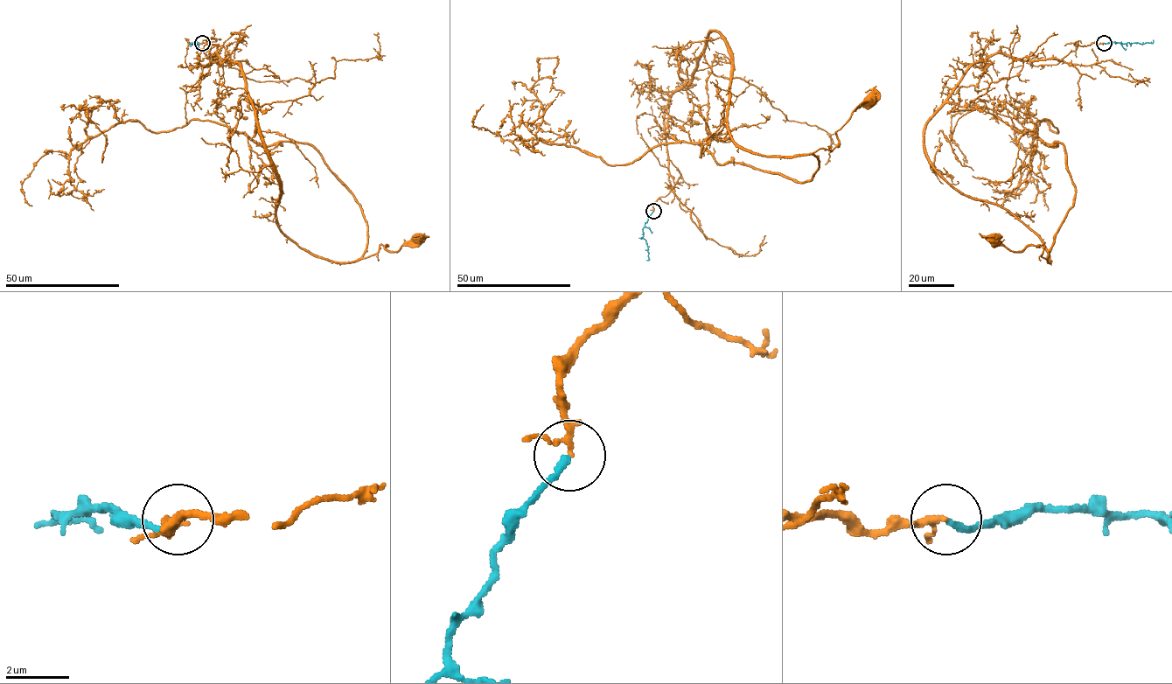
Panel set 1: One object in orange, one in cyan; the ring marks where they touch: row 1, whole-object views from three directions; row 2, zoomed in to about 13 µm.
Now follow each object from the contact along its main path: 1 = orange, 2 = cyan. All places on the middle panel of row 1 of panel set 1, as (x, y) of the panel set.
1: (653, 211), (680, 176), (668, 99), (712, 31), (731, 58), (727, 131), (751, 152), (830, 151), (870, 102)
2: (653, 211), (642, 229), (648, 247), (646, 260)

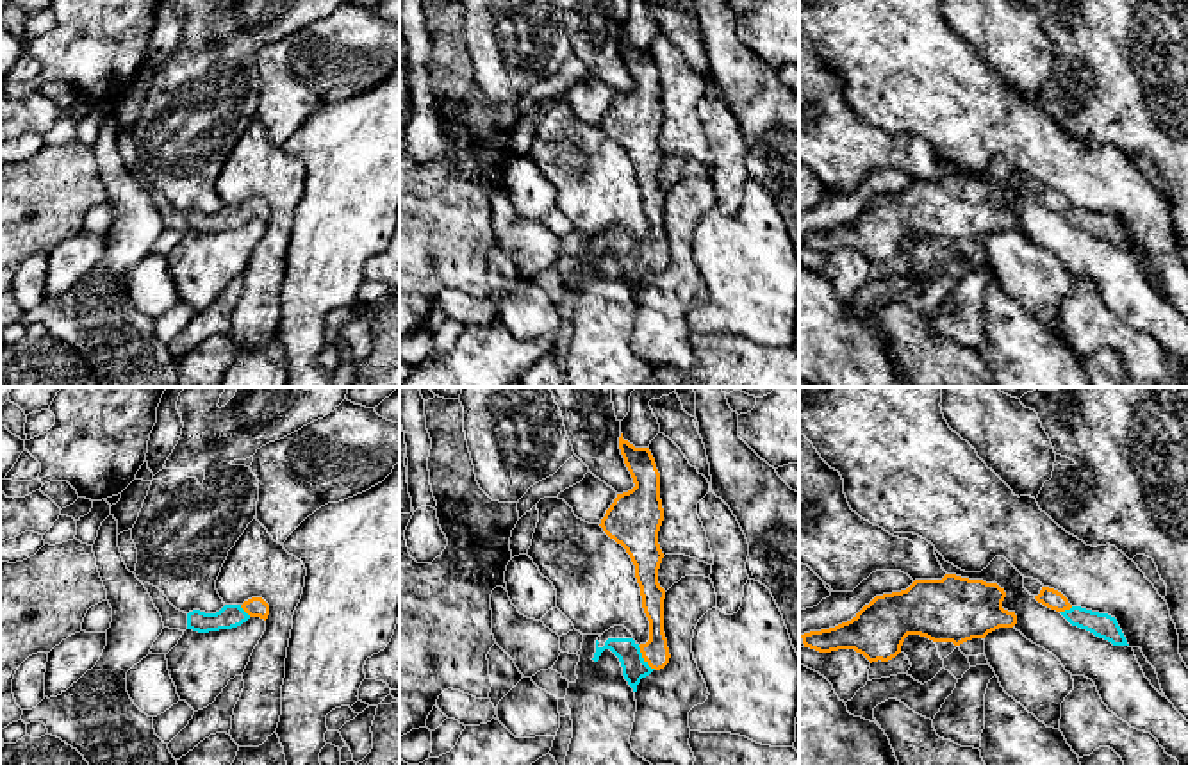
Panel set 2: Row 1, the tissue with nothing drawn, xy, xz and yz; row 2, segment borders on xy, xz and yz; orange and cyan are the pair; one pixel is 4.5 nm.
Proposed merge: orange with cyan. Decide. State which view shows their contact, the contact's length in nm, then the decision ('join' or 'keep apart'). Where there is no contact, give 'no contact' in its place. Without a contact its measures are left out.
meets orange in xz; contact 140 nm long; join

